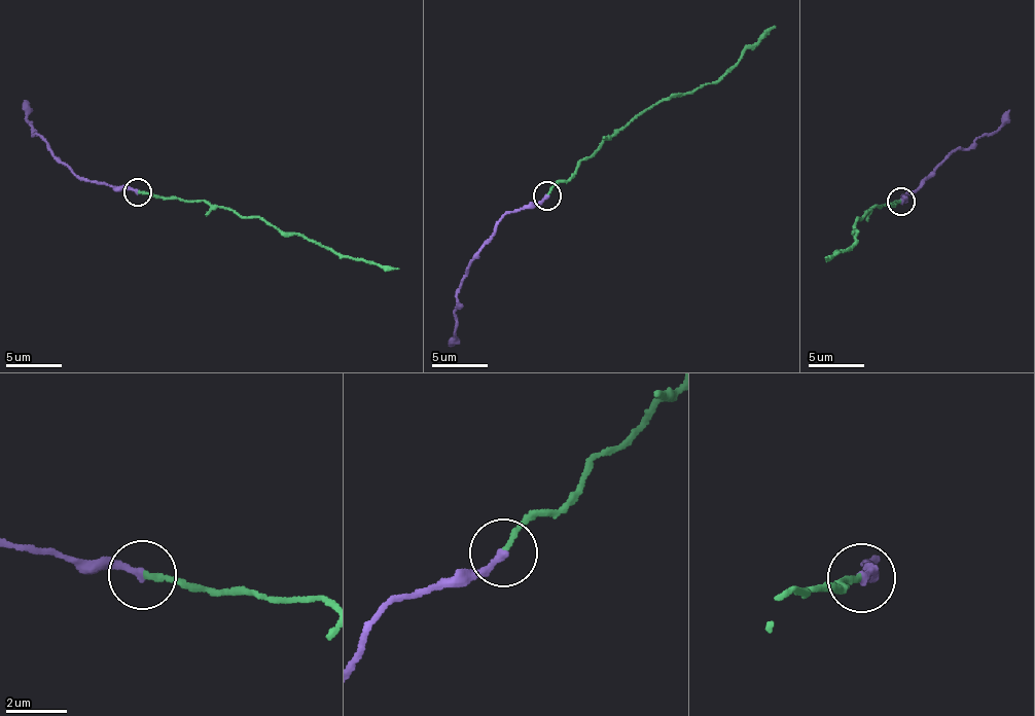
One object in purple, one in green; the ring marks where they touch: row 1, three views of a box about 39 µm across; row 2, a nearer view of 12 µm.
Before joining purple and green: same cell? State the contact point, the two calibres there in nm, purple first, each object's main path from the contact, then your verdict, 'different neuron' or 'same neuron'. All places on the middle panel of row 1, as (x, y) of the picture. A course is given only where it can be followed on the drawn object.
at (547, 195); 280 nm thick on the purple side, 180 nm on the other; purple runs (547, 197), (505, 215), (472, 259), (455, 300), (453, 347); green runs (547, 197), (602, 141), (674, 94), (690, 95), (712, 82), (775, 27); same neuron

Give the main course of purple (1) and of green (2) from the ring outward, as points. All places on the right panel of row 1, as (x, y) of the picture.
1: (902, 201), (916, 193), (953, 152), (995, 132), (1010, 109)
2: (902, 201), (871, 207), (861, 219), (859, 217), (852, 231), (859, 229), (856, 239), (826, 258)

